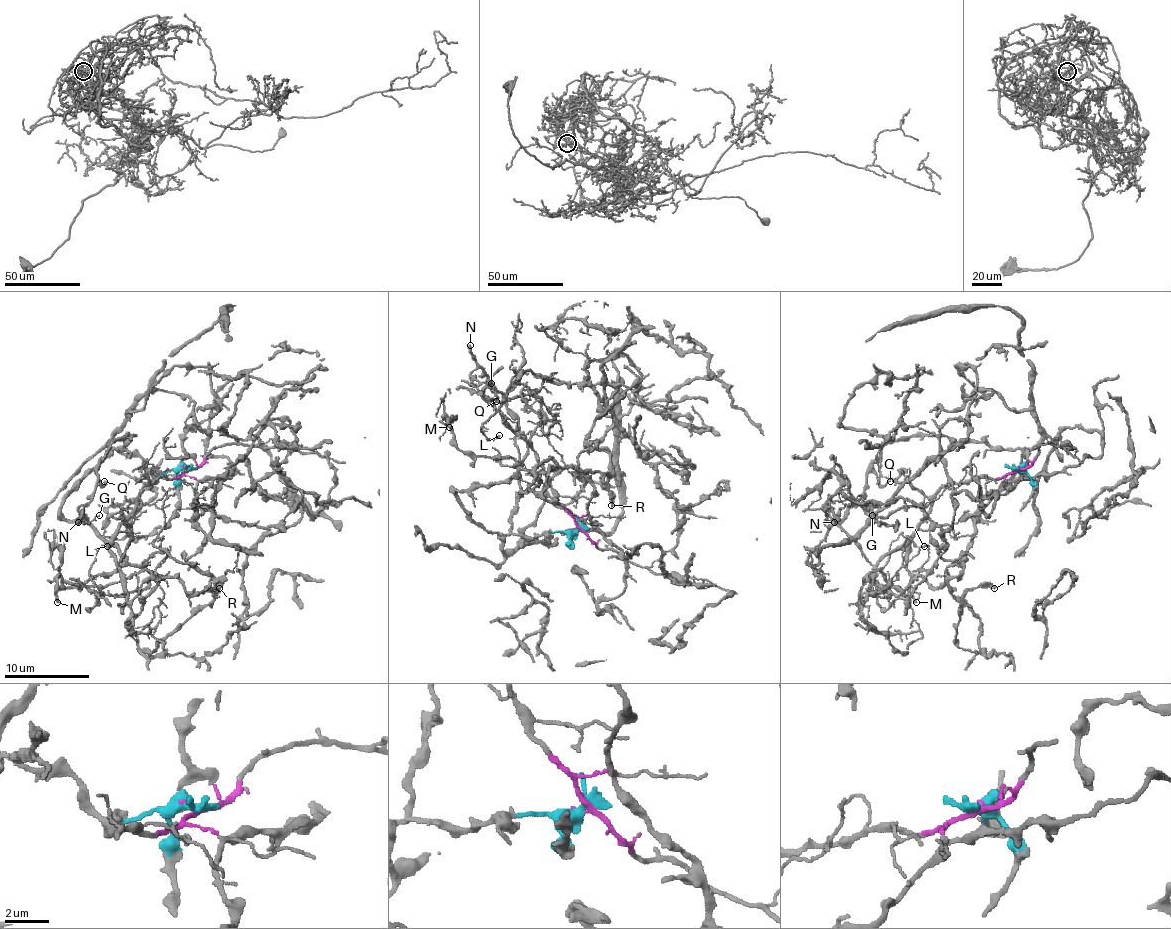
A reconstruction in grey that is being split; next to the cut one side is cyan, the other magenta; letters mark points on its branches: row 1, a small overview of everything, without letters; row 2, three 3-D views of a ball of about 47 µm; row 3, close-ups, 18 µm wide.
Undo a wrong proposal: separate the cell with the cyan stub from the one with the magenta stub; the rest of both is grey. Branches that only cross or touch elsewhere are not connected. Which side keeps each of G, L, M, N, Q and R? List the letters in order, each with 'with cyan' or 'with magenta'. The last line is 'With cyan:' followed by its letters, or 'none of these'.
G: with cyan
L: with magenta
M: with cyan
N: with cyan
Q: with cyan
R: with cyan
With cyan: G, M, N, Q, R

